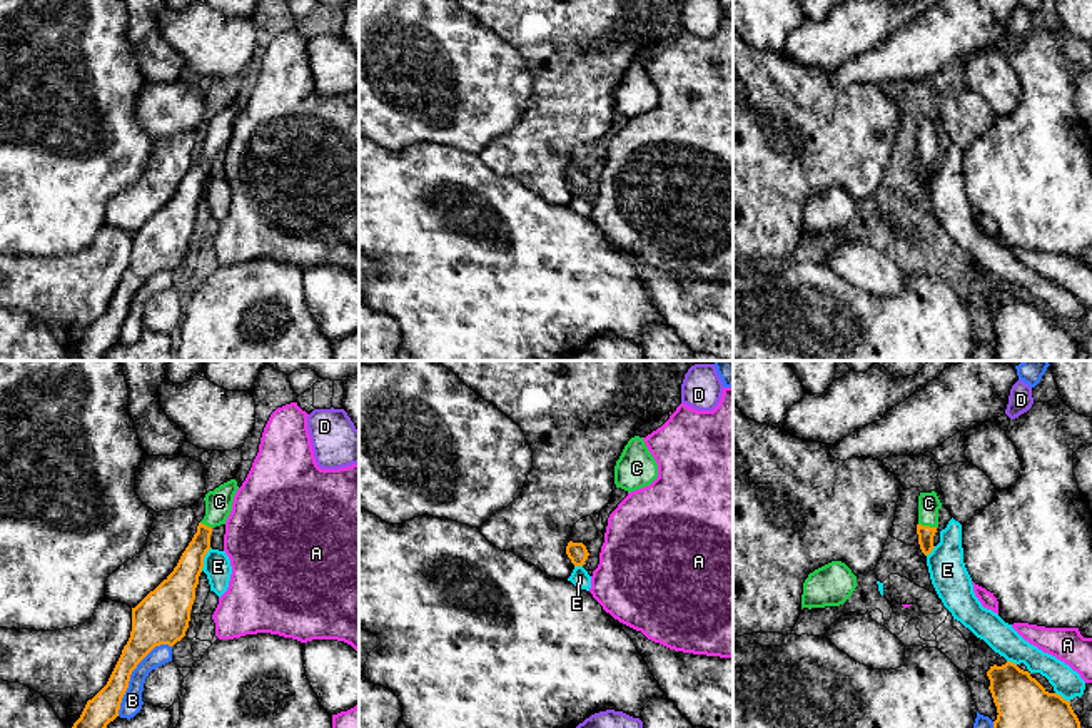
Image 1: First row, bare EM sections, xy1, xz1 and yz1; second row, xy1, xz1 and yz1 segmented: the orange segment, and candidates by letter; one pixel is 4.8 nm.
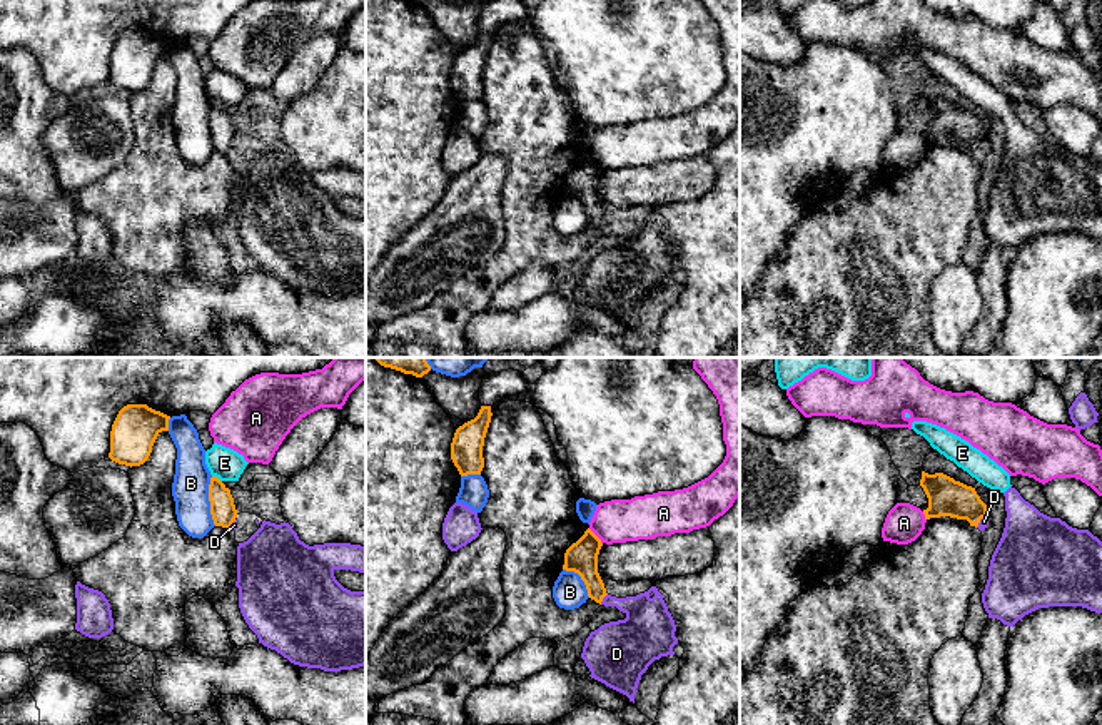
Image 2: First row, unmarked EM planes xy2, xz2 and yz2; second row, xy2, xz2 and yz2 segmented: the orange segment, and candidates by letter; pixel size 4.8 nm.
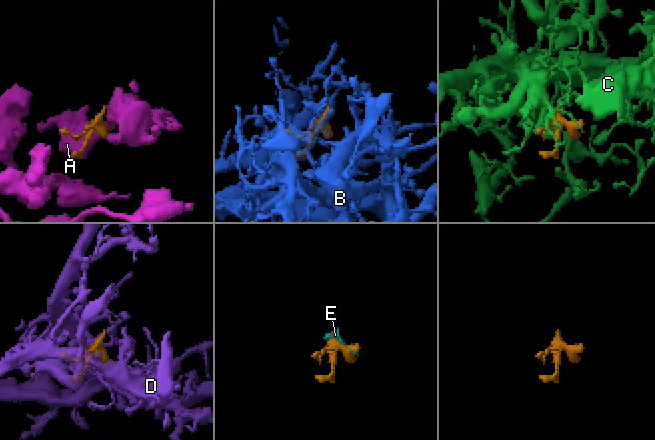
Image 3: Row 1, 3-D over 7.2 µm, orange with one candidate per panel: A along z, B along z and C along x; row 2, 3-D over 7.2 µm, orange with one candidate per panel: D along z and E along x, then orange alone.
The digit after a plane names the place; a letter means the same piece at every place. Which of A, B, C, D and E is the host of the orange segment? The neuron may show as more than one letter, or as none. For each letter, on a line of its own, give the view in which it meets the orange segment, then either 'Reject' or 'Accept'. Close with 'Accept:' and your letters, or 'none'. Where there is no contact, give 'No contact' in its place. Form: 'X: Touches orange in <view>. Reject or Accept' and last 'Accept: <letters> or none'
A: Touches orange in xz2. Reject
B: Touches orange in xy1. Reject
C: Touches orange in yz1. Accept
D: Touches orange in xz2. Reject
E: Touches orange in xy1. Reject
Accept: C

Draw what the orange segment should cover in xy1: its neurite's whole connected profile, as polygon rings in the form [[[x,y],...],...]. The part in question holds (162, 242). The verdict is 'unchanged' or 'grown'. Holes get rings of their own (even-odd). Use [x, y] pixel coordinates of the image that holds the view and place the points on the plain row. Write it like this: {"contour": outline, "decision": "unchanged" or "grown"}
{"contour": [[[230,105],[205,120],[205,142],[199,149],[197,159],[174,197],[132,234],[130,264],[107,311],[87,327],[80,344],[73,349],[73,361],[104,361],[107,351],[119,342],[122,324],[137,291],[155,272],[174,272],[185,262],[204,182],[210,175],[212,155],[225,150],[237,115],[237,107]]], "decision": "grown"}

